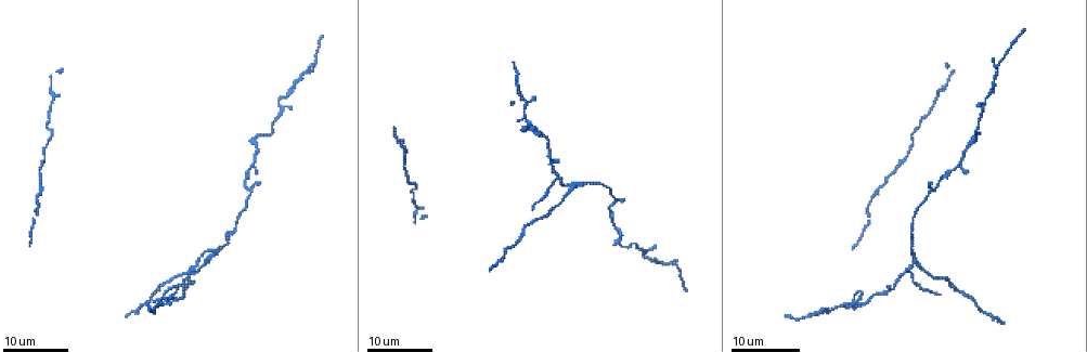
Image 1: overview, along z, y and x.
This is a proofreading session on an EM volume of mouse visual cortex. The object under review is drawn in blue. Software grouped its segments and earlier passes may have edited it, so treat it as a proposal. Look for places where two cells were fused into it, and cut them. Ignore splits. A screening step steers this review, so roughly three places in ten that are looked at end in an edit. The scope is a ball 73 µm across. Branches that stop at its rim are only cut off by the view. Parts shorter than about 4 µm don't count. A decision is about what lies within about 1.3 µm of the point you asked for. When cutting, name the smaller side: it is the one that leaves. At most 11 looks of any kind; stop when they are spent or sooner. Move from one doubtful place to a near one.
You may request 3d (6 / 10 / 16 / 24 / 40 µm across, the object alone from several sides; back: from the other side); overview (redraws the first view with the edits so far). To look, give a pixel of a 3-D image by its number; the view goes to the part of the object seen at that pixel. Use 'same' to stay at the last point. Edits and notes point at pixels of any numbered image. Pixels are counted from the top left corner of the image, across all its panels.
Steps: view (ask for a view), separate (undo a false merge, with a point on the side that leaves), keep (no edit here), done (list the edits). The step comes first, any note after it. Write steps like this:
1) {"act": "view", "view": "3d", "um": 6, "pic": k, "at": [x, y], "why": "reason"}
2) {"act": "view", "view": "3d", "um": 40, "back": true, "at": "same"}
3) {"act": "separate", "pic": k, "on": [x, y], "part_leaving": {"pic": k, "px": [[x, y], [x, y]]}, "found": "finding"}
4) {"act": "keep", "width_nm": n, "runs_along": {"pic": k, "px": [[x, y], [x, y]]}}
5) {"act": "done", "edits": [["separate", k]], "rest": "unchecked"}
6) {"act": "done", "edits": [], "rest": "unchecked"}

{"act": "view", "view": "3d", "um": 24, "pic": 1, "at": [520, 101], "why": "side arm on a straight run"}

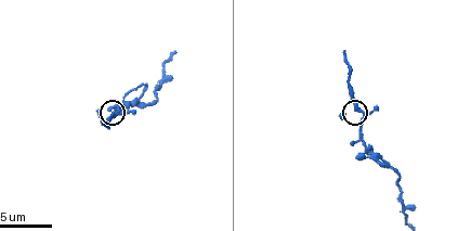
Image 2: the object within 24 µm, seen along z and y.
{"act": "view", "view": "3d", "um": 10, "pic": 2, "at": [115, 115]}

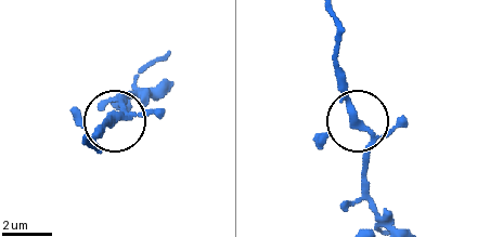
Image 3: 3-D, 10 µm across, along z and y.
{"act": "keep", "width_nm": 250, "runs_along": {"pic": 3, "px": [[395, 222], [364, 179], [370, 141], [349, 97], [339, 50]]}, "found": "all the same cell"}

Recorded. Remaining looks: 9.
{"act": "view", "view": "3d", "um": 16, "pic": 2, "at": [139, 100], "why": "two arms in line, one across"}

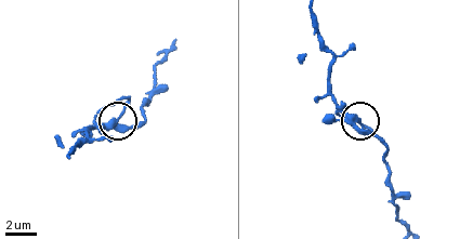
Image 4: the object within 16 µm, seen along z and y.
{"act": "keep", "found": "all the same cell"}

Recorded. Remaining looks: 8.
{"act": "view", "view": "3d", "um": 6, "pic": 2, "at": [405, 212], "why": "two arms in line, one across"}

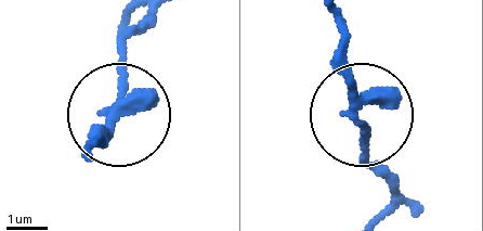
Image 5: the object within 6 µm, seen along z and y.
{"act": "view", "view": "3d", "um": 6, "back": true, "pic": 5, "at": [354, 111], "why": "other side"}

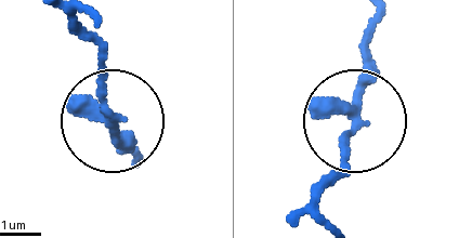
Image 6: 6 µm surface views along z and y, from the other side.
{"act": "keep", "arms": 3, "found": "all the same cell"}

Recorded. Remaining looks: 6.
{"act": "view", "view": "3d", "um": 16, "pic": 1, "at": [250, 194], "why": "three arms meet"}

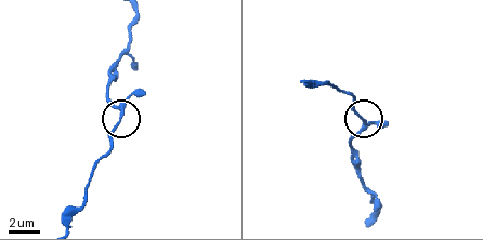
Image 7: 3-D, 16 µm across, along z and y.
{"act": "view", "view": "3d", "um": 10, "pic": 7, "at": [120, 115]}

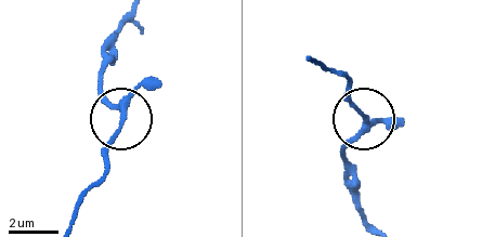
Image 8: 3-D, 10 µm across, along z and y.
{"act": "keep", "found": "all the same cell"}

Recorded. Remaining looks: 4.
{"act": "view", "view": "3d", "um": 24, "pic": 1, "at": [985, 104]}

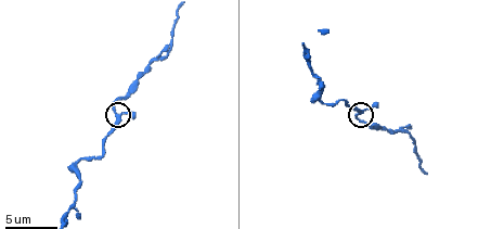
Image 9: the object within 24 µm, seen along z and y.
{"act": "view", "view": "3d", "um": 6, "pic": 9, "at": [117, 112]}

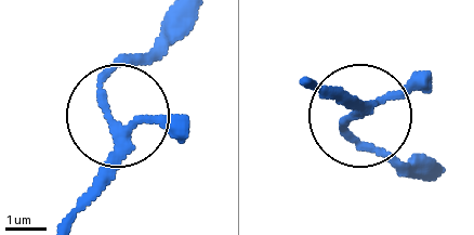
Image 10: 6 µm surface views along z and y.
{"act": "keep", "runs_along": {"pic": 10, "px": [[306, 79], [357, 111], [347, 123], [406, 172]]}, "found": "all the same cell"}

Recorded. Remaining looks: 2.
{"act": "done", "edits": [], "rest": "unchecked"}

